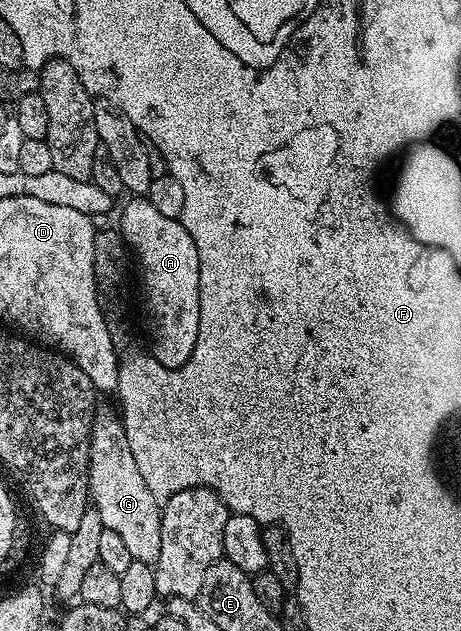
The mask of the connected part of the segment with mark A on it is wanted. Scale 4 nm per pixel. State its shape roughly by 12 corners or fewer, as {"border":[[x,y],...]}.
{"border":[[148,198],[122,208],[152,355],[188,362],[200,330],[194,234]]}

